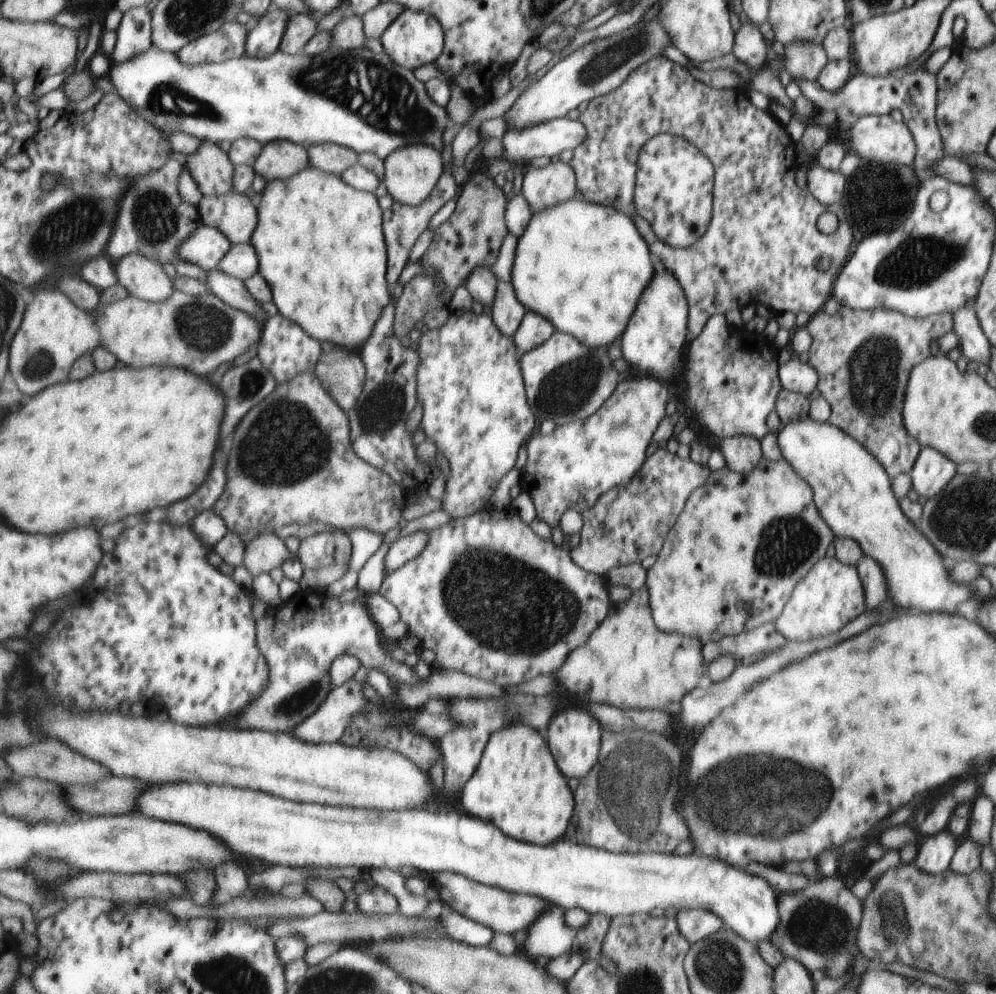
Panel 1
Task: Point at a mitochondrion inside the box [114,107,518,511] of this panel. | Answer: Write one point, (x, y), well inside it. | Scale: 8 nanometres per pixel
(284, 443)

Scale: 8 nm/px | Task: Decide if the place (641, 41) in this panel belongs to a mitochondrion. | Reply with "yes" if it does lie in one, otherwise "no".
yes

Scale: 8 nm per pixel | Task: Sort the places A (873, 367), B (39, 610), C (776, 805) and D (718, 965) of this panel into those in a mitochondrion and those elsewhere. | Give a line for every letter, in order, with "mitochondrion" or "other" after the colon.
A: mitochondrion
B: other
C: mitochondrion
D: mitochondrion

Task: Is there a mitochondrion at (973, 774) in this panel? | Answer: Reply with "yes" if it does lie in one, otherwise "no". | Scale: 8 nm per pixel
no

